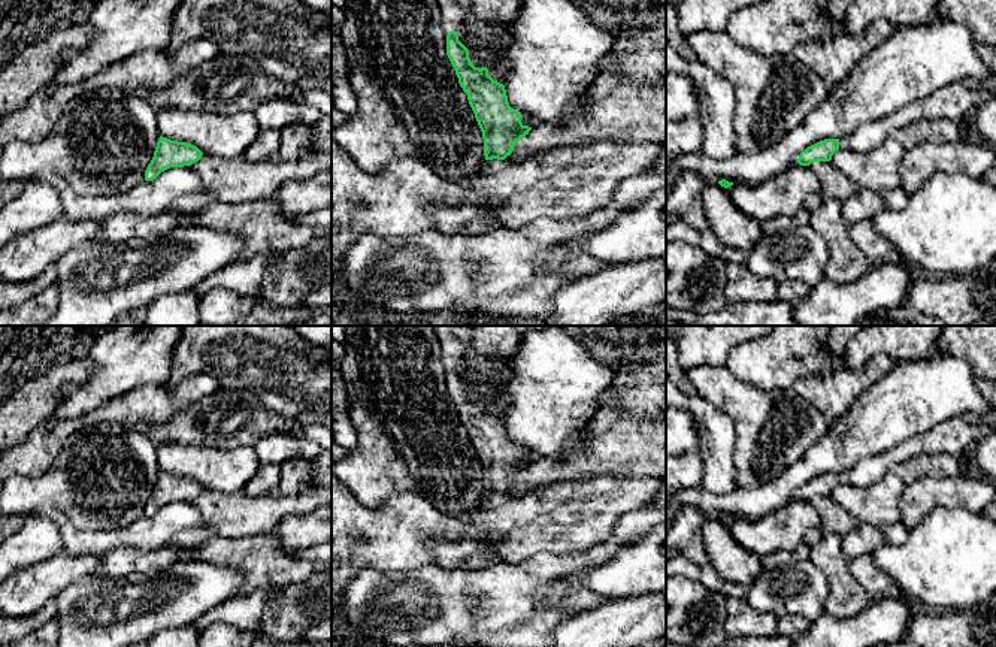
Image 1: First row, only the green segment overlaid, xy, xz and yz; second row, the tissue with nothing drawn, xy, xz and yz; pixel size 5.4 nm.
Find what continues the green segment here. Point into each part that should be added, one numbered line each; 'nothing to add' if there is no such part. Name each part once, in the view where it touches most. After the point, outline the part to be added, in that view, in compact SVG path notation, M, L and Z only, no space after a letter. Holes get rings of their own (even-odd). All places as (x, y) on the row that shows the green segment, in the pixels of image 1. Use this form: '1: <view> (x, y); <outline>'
1: xz (498, 12); M438 0L442 25L449 31L460 31L469 15L490 22L499 36L508 37L506 25L512 24L521 10L521 0Z
2: yz (956, 102); M956 81L888 117L865 123L851 134L839 139L839 148L865 154L880 146L894 130L906 129L915 123L938 120L965 123L980 105L990 99L993 96L989 91L974 91L962 81Z

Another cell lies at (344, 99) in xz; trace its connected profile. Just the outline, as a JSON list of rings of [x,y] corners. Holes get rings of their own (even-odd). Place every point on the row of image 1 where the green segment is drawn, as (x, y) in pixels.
[[[332,4],[332,82],[333,108],[349,115],[357,111],[357,99],[349,84],[348,60],[340,27],[343,24],[343,10]]]

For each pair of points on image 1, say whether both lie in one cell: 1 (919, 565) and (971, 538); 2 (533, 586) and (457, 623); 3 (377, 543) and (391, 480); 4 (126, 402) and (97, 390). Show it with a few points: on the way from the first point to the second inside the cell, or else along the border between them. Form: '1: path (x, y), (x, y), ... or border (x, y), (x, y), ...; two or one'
1: path (932, 565), (944, 565), (957, 552); one
2: path (514, 596), (499, 610), (477, 611); one
3: border (353, 492), (371, 507), (399, 492), (423, 498); two
4: border (148, 384), (123, 392), (97, 408); two

